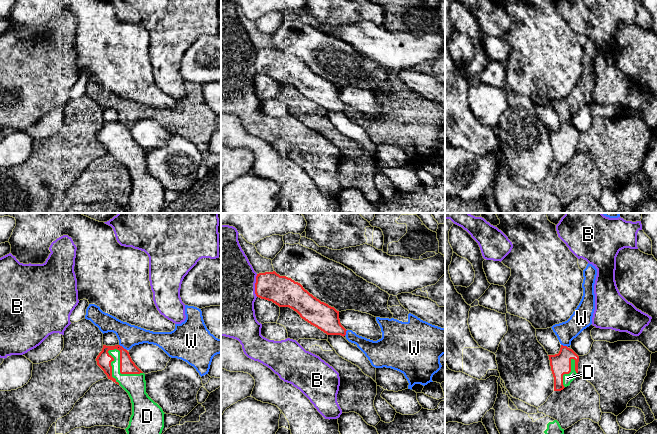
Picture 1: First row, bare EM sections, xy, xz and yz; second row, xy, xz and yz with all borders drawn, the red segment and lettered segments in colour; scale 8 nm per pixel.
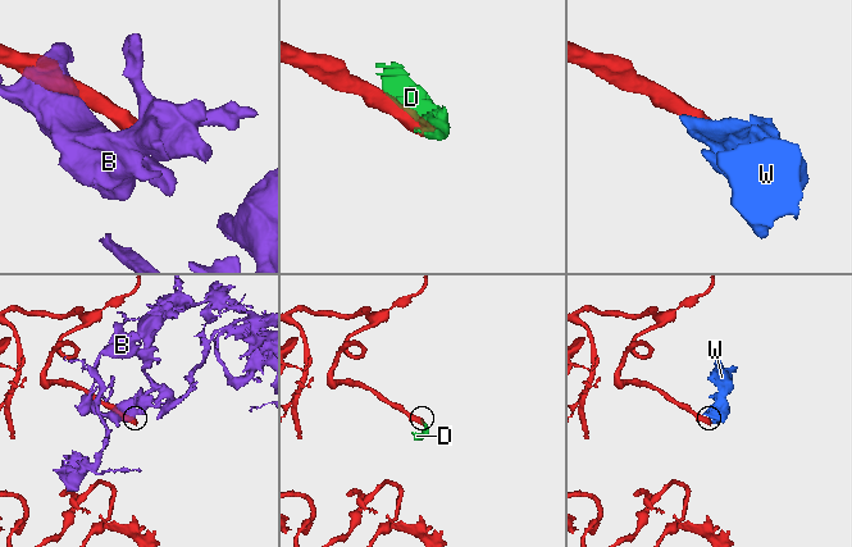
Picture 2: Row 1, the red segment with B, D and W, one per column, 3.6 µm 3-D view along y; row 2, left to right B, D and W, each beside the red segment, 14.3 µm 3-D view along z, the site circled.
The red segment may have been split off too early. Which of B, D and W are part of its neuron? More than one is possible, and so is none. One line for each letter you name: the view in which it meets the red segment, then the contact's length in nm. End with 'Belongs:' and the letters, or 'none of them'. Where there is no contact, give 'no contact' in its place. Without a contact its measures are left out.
D: meets red in xy; contact 340 nm long
Belongs: D

